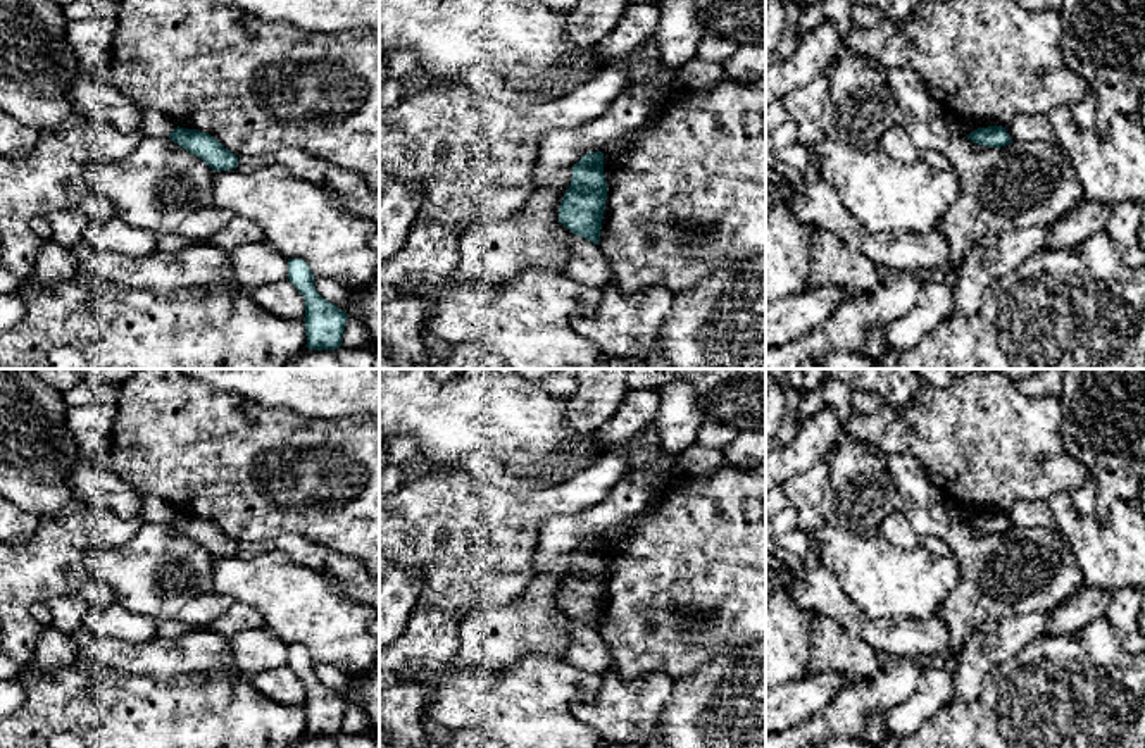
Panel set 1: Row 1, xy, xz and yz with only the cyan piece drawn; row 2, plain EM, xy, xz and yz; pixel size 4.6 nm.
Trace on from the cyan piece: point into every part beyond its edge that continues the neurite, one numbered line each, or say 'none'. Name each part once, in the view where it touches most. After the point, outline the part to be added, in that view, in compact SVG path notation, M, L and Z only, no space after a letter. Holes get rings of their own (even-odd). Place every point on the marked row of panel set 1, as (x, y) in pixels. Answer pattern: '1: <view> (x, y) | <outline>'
none

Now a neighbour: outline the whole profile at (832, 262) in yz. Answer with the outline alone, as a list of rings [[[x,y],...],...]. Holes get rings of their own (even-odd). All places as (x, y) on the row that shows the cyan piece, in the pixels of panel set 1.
[[[807,224],[810,271],[807,288],[845,288],[848,298],[869,295],[878,284],[876,264],[866,255],[852,252],[829,229]]]

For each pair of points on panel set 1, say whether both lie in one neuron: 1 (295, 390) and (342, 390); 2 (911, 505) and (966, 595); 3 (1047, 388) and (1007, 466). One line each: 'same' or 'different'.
1: same
2: same
3: different

